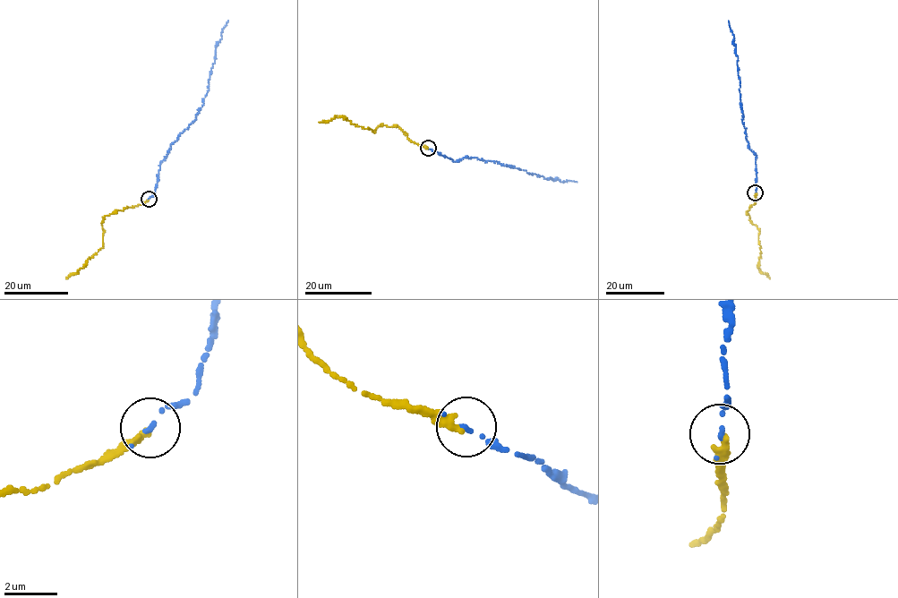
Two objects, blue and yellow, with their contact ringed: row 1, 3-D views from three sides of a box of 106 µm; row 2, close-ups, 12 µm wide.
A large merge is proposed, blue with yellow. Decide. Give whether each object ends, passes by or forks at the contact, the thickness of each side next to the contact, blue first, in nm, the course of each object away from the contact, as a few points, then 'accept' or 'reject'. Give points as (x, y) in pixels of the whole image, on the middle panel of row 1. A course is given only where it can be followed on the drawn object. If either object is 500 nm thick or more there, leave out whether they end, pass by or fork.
blue ends; yellow ends; calibres 160 and 320 nm; course blue (428, 148), (457, 162), (468, 157), (487, 162), (496, 161), (533, 175), (577, 183); course yellow (428, 149), (414, 142), (398, 127), (383, 124), (374, 132), (342, 116), (320, 123); accept

